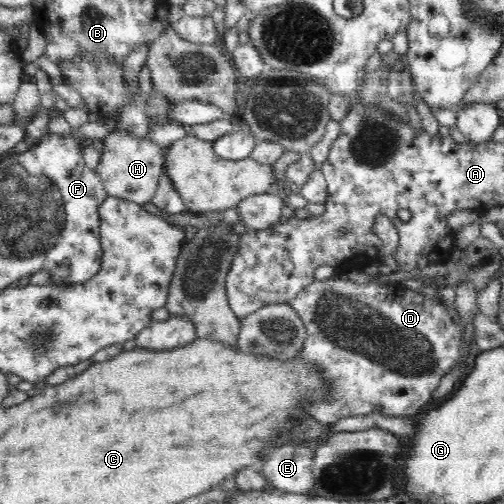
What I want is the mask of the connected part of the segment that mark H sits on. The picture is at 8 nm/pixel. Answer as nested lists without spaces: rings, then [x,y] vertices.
[[[116,129],[101,140],[104,148],[95,171],[99,174],[107,193],[140,205],[151,202],[162,176],[164,150],[147,136],[139,138],[127,132],[118,132]]]

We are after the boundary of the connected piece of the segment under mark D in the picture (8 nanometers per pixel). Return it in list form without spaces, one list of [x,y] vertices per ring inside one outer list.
[[[340,279],[338,282],[332,282],[334,288],[322,290],[322,288],[308,288],[298,293],[294,298],[289,300],[289,305],[300,315],[302,322],[307,330],[307,337],[304,341],[302,350],[297,355],[304,363],[312,363],[312,365],[324,366],[324,374],[328,376],[326,380],[330,380],[332,376],[332,384],[334,384],[334,400],[332,402],[320,402],[320,404],[312,404],[310,406],[310,416],[314,416],[318,422],[322,424],[334,424],[347,416],[366,416],[370,412],[378,412],[384,416],[410,416],[414,418],[416,412],[428,403],[432,398],[432,392],[440,386],[442,376],[446,376],[448,372],[452,372],[452,368],[460,364],[462,361],[462,336],[464,328],[454,323],[448,307],[441,301],[430,299],[424,293],[418,293],[411,289],[403,289],[399,284],[376,284],[375,282],[367,282],[358,284],[352,282],[352,279]]]

